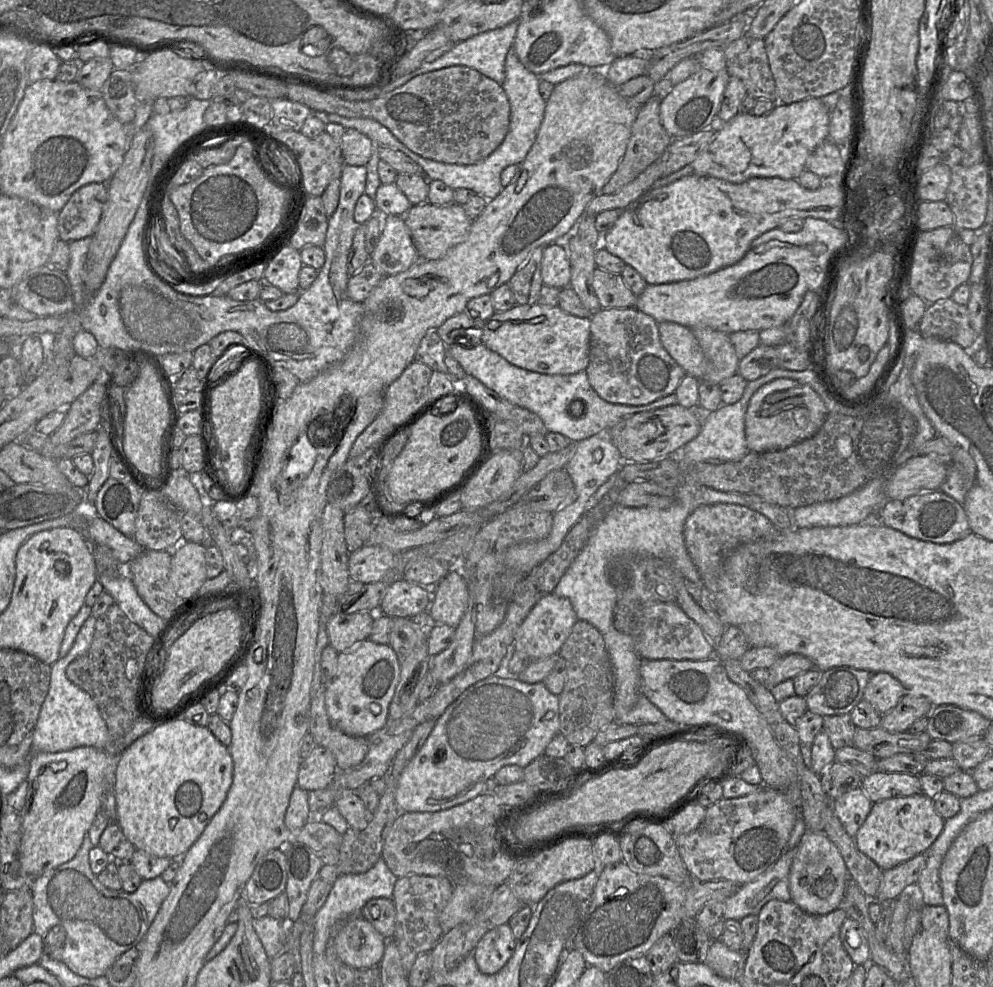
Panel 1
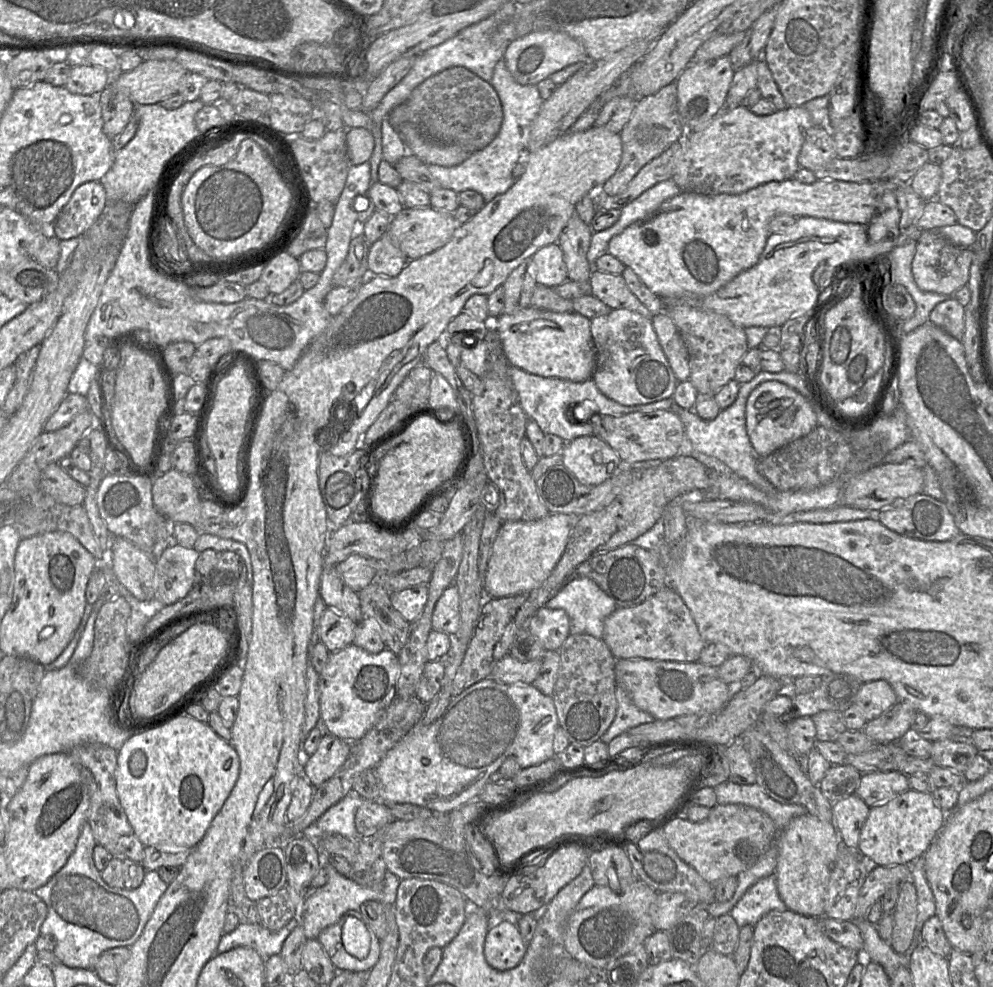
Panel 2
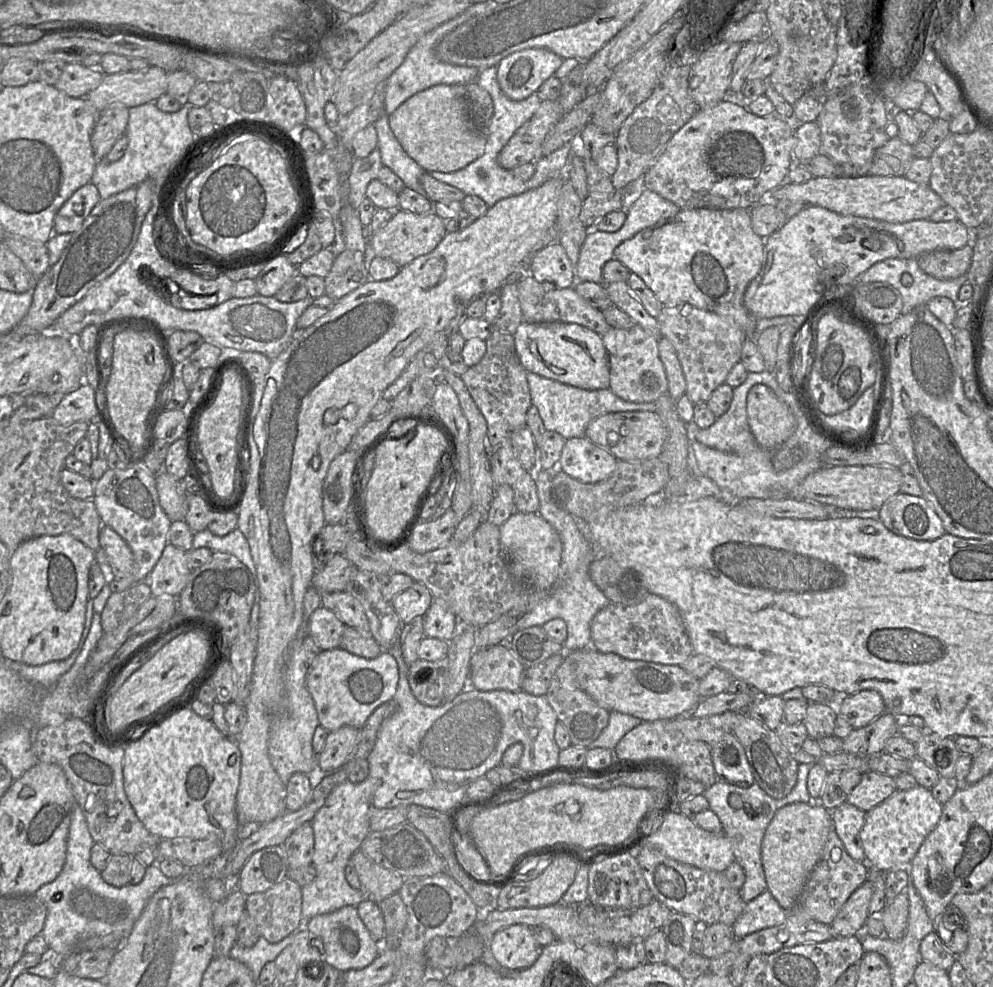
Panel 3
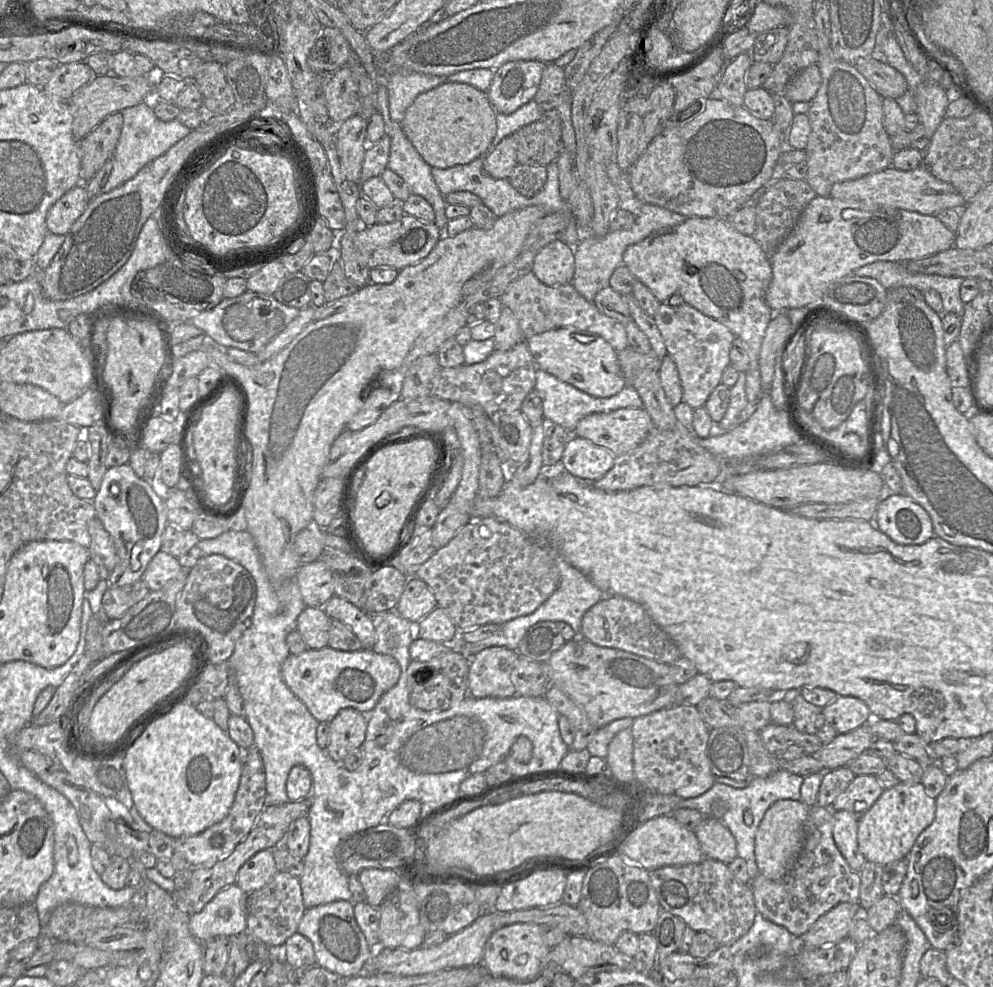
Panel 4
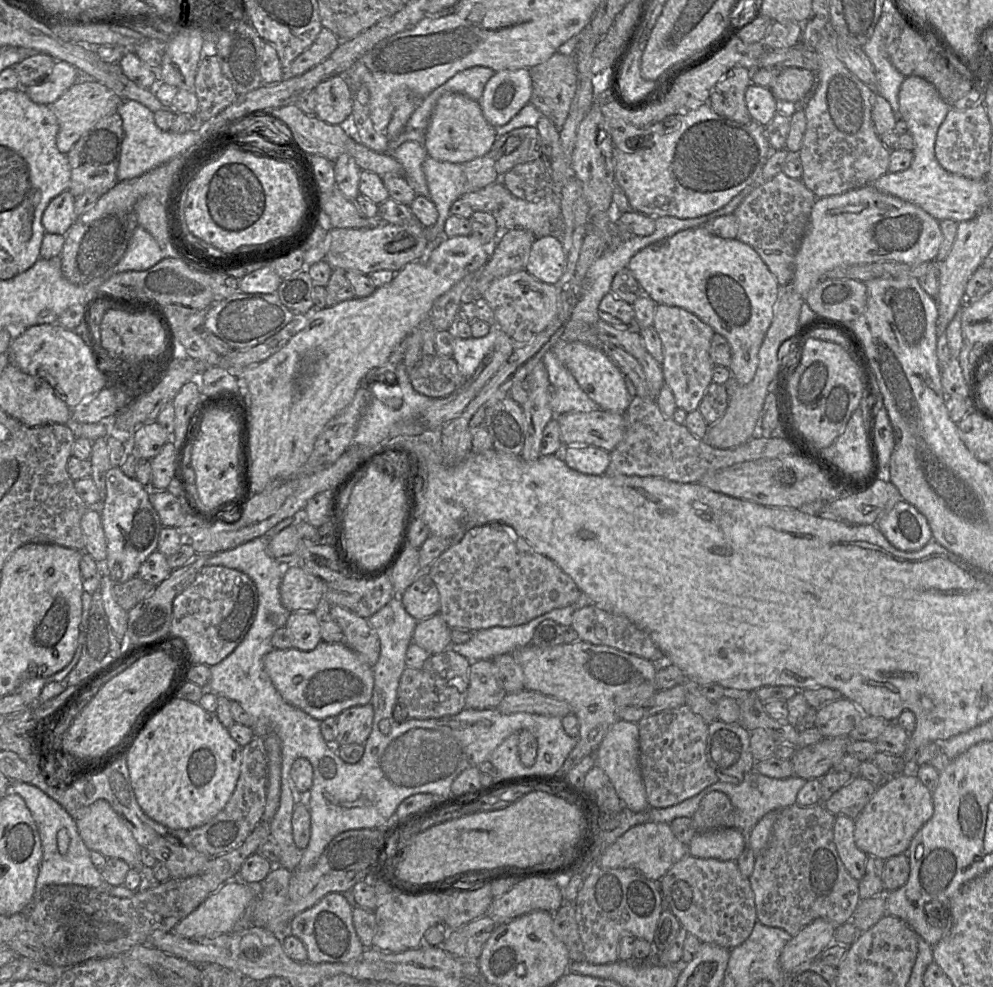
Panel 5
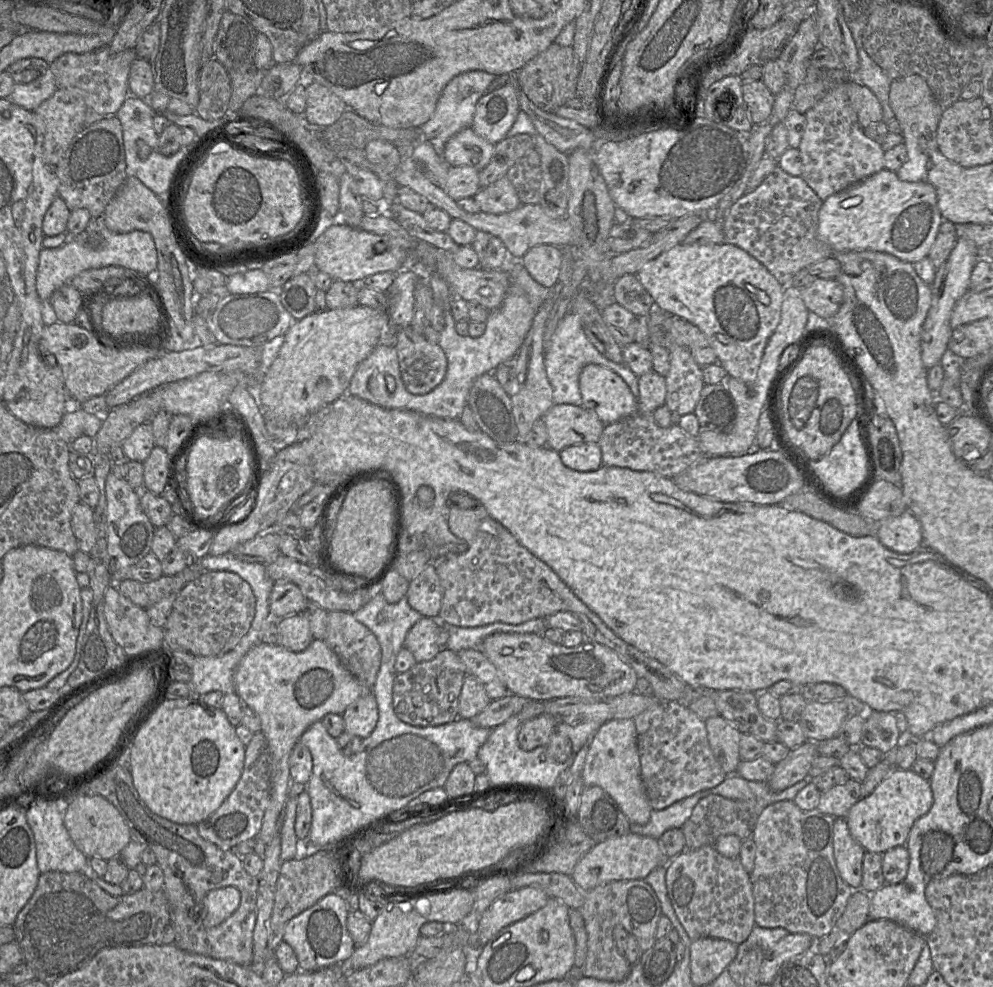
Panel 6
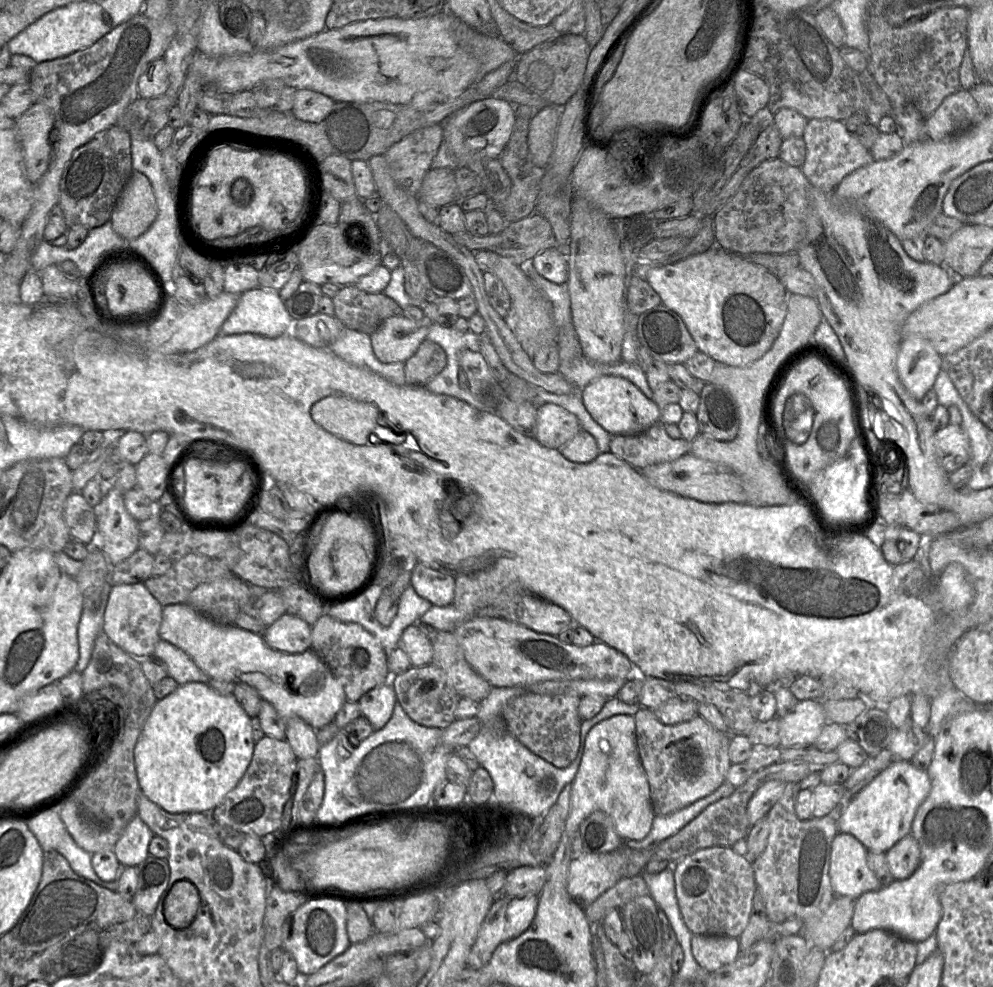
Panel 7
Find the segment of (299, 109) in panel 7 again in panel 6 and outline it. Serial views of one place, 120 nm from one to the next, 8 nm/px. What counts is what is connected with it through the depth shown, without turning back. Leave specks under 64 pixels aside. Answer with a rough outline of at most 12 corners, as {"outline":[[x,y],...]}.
{"outline":[[327,87],[306,88],[305,119],[330,126],[348,109]]}

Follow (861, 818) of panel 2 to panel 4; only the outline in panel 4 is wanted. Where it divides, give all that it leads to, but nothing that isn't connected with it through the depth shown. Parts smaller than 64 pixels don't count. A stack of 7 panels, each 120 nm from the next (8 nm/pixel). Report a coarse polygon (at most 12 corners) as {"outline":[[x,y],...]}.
{"outline":[[846,810],[833,812],[834,842],[860,872],[865,857],[857,842],[858,820]]}

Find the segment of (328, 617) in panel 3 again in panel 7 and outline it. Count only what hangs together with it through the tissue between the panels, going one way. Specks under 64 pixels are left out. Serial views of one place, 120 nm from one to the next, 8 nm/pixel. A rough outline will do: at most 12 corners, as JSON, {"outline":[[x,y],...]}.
{"outline":[[287,612],[261,635],[269,647],[311,648],[311,626]]}

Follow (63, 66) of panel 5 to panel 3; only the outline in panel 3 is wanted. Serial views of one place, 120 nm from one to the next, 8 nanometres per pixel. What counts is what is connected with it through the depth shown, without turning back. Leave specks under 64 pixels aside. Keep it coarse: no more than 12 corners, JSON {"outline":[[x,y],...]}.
{"outline":[[67,64],[54,85],[73,98],[86,97],[102,71]]}

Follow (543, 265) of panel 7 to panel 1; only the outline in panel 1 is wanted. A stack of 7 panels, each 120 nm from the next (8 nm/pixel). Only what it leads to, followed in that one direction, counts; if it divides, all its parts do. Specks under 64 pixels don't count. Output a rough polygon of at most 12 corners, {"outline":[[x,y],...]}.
{"outline":[[564,241],[544,247],[545,286],[570,286],[571,266]]}

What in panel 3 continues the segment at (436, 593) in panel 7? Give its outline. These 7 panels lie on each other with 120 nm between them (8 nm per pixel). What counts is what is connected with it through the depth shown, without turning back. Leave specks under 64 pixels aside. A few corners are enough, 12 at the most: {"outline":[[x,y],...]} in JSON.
{"outline":[[415,582],[391,605],[403,625],[424,617],[433,599]]}

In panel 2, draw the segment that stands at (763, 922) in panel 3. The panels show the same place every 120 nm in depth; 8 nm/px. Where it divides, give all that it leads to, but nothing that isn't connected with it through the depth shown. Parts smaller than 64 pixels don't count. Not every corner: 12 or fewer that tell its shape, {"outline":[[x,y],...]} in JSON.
{"outline":[[775,875],[758,880],[729,912],[739,927],[785,911]]}

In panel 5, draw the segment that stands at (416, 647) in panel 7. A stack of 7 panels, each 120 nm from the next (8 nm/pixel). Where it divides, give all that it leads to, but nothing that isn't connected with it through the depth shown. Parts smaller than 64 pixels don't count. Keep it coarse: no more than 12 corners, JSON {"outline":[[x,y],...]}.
{"outline":[[438,613],[418,621],[412,640],[430,656],[452,643]]}

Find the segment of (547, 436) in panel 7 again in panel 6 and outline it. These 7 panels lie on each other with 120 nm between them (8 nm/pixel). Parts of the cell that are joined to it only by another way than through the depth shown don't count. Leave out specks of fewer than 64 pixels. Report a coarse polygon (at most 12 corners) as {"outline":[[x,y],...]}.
{"outline":[[554,404],[540,419],[557,452],[598,443],[605,427],[595,412]]}

